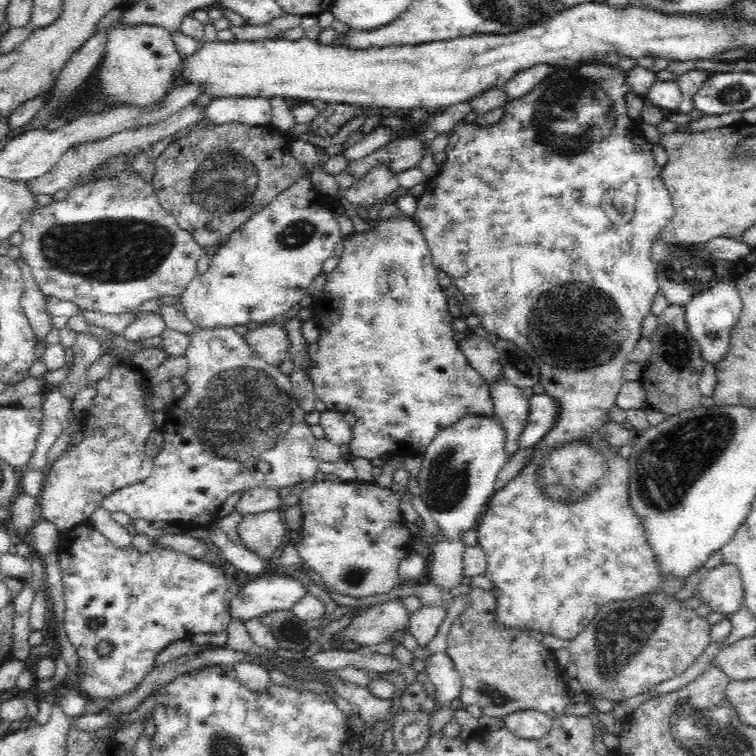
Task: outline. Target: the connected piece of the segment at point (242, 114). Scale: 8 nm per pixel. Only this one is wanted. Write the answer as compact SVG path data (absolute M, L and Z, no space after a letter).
M217 98L204 106L202 118L216 124L239 122L265 125L271 122L271 104L267 98Z

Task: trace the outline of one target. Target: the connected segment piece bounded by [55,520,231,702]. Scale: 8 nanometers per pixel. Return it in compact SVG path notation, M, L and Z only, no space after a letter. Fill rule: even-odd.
M89 520L80 523L78 526L74 526L66 532L60 532L60 538L57 540L58 545L55 550L59 556L59 564L61 567L61 576L63 580L63 592L64 592L64 603L66 606L64 613L64 632L66 632L66 637L70 640L70 643L76 649L78 653L78 658L80 659L80 673L81 681L78 684L72 682L70 688L76 688L76 693L83 695L88 702L94 700L113 700L120 698L134 690L137 689L144 678L152 672L155 668L155 656L170 644L177 640L187 640L194 637L194 634L207 634L222 632L222 630L227 629L231 621L231 616L225 607L225 598L228 596L228 588L230 582L226 579L225 573L218 567L209 565L208 563L202 563L196 559L190 558L188 555L182 552L174 552L169 548L158 548L153 546L147 553L140 553L137 551L132 544L126 548L118 548L114 546L102 533L94 528ZM100 640L108 640L112 642L114 650L112 654L107 658L100 658L96 652L94 652L94 646L96 642Z

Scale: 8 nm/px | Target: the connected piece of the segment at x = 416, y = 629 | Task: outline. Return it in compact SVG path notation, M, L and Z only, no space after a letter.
M438 605L422 607L409 616L408 629L418 642L425 647L436 636L440 623L444 620L447 610Z

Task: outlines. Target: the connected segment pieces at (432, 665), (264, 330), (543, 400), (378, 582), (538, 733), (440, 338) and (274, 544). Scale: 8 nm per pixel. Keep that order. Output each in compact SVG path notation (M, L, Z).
M438 652L430 656L421 668L436 689L437 698L434 701L437 706L456 705L462 684L450 656L446 652Z
M263 324L244 335L256 356L268 364L279 365L289 358L289 340L283 325Z
M550 393L533 394L528 398L528 420L518 440L518 448L536 445L558 422L560 405Z
M322 480L314 482L298 494L299 505L303 514L302 536L299 536L295 548L302 560L314 572L320 574L323 582L331 590L339 591L344 596L364 597L390 592L392 588L403 583L398 577L401 560L412 549L413 534L403 520L399 505L402 504L404 492L396 494L390 488L376 484L364 484L358 480L352 484L334 484Z
M520 710L503 717L504 726L512 734L526 739L542 738L553 725L553 718L536 710Z
M403 214L400 218L380 221L367 233L353 233L348 240L342 241L342 245L343 252L339 256L339 263L331 273L327 274L324 294L319 298L325 302L327 309L321 311L319 317L316 318L319 339L308 344L310 366L306 373L312 381L317 397L324 402L326 410L339 413L352 412L356 416L356 422L352 427L352 441L347 449L355 457L371 460L384 456L384 454L395 458L414 457L423 454L428 445L431 445L432 440L435 440L445 429L451 429L460 418L476 416L482 420L483 417L495 416L490 383L486 382L482 375L468 364L467 358L460 350L459 343L454 341L453 316L448 311L448 300L444 295L444 289L439 286L436 268L432 264L431 253L424 235L421 234L413 218Z
M280 508L247 514L238 525L241 544L268 563L276 548L287 541L288 530L279 514Z

